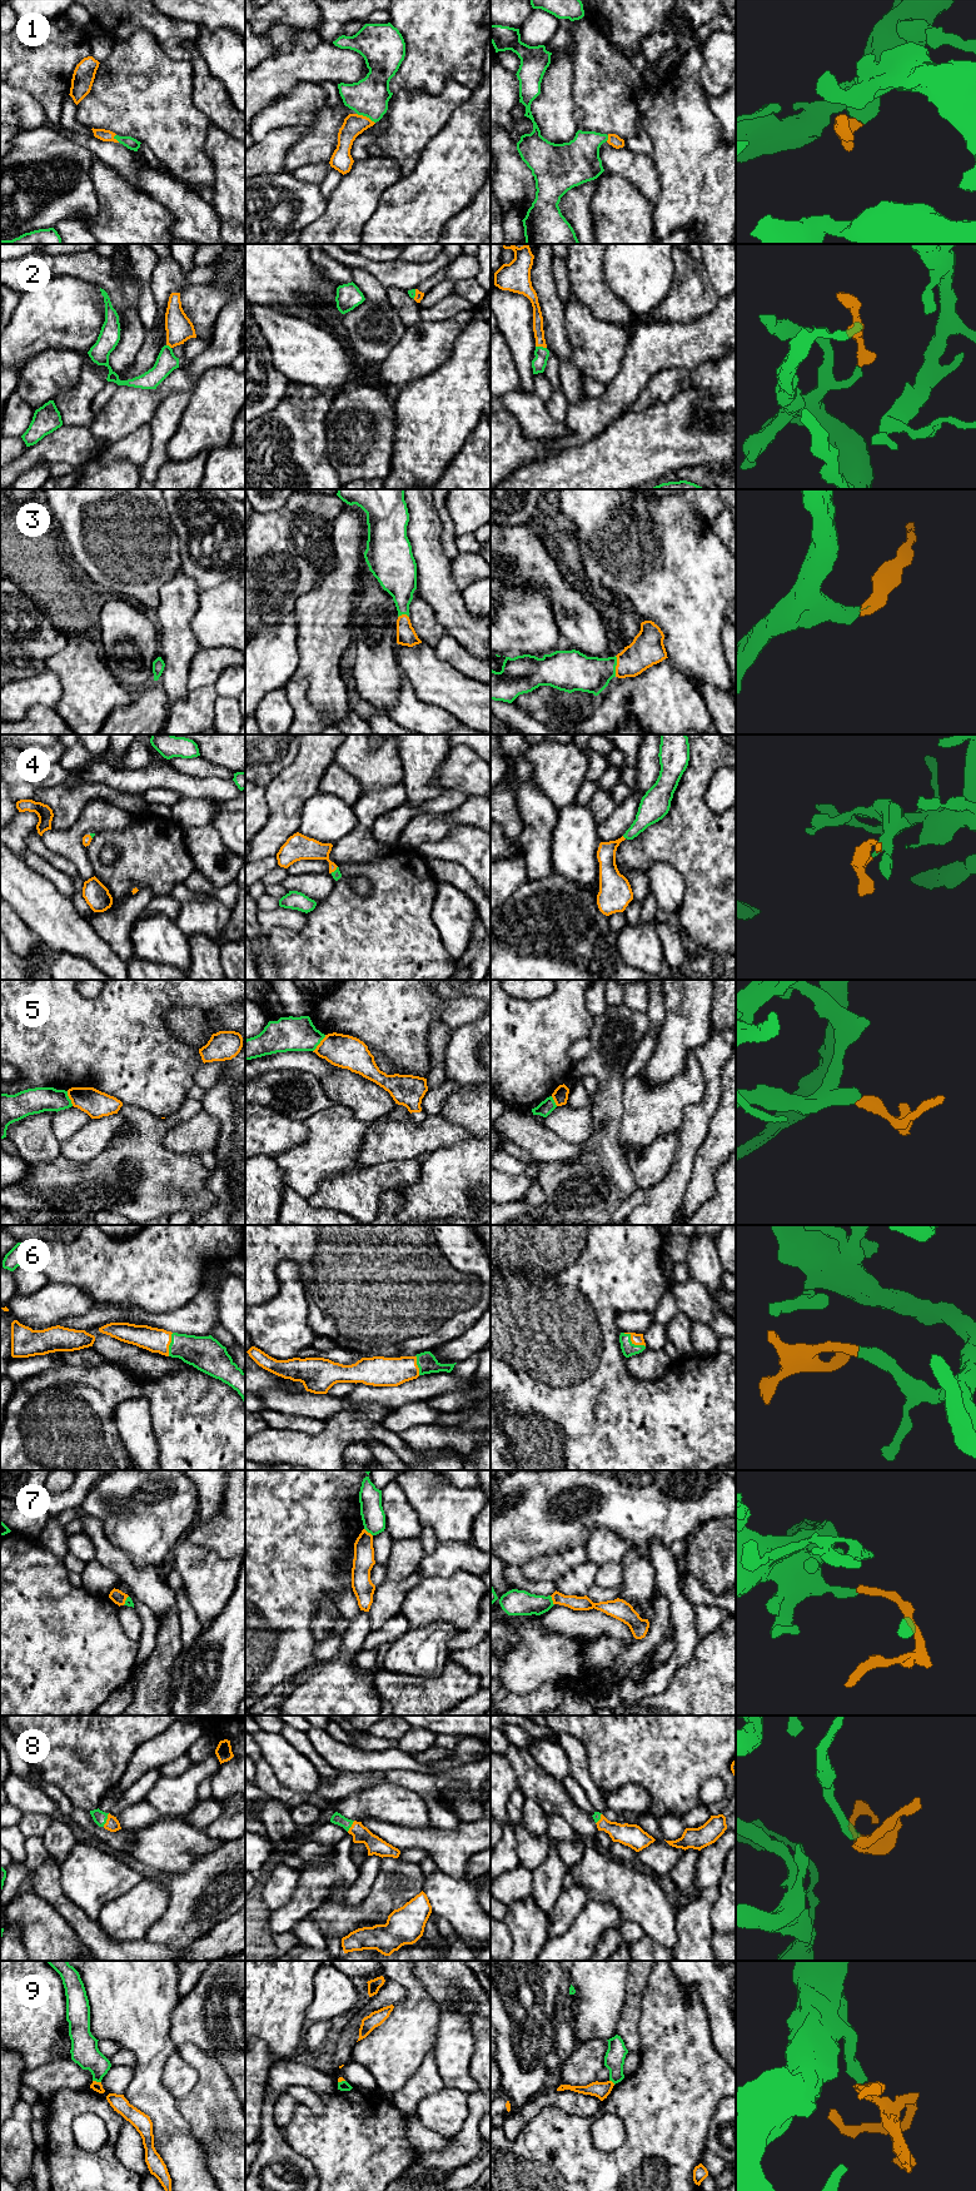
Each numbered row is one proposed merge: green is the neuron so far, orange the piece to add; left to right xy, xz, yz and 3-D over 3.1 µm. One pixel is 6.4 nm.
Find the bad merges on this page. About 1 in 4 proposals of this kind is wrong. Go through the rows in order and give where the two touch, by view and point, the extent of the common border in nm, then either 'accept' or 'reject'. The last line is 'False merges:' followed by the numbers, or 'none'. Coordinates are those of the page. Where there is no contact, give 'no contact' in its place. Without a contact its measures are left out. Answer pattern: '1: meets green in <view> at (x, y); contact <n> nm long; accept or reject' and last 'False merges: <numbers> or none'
1: meets green in xz at (366, 115); contact 140 nm long; accept
2: meets green in yz at (541, 347); contact 70 nm long; accept
3: meets green in yz at (616, 665); contact 140 nm long; accept
4: meets green in xz at (335, 870); contact 60 nm long; accept
5: meets green in xz at (319, 1042); contact 140 nm long; reject
6: meets green in yz at (631, 1342); contact 170 nm long; accept
7: meets green in yz at (552, 1601); contact 70 nm long; reject
8: meets green in xy at (106, 1818); contact 100 nm long; accept
9: meets green in xy at (96, 2081); contact 60 nm long; reject
False merges: 5, 7, 9

